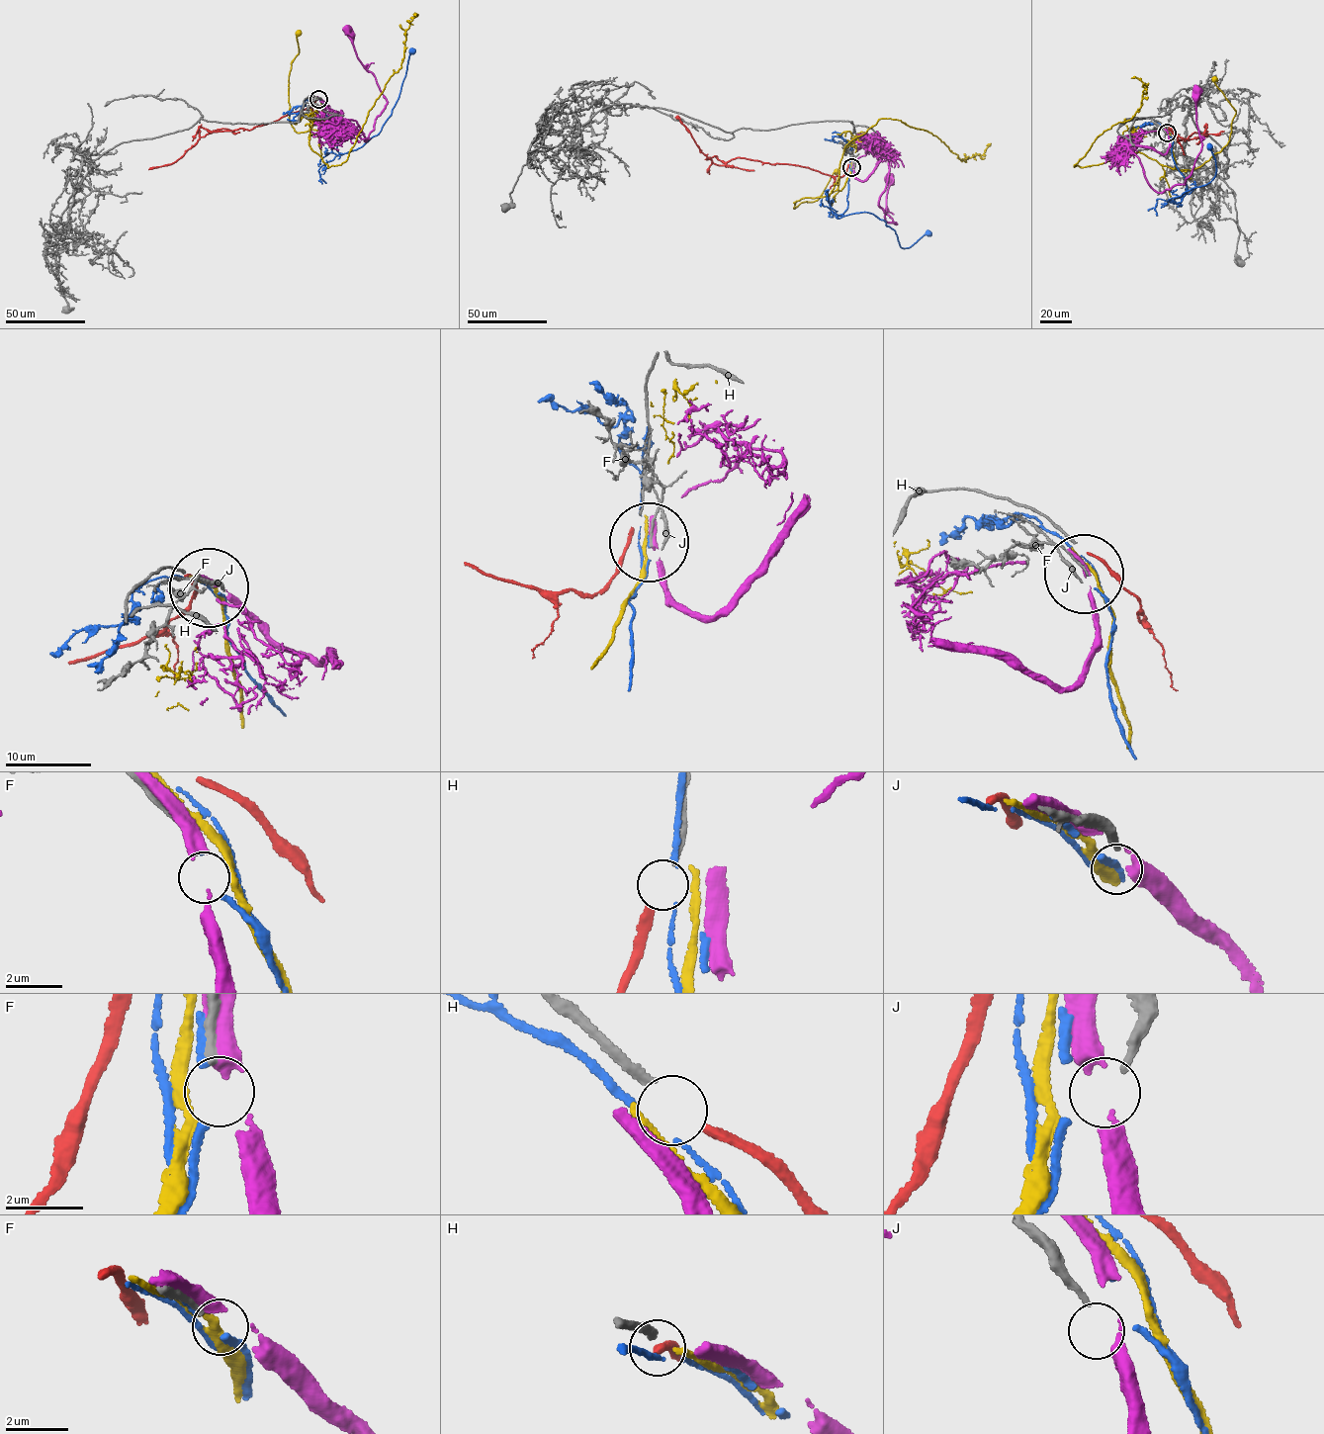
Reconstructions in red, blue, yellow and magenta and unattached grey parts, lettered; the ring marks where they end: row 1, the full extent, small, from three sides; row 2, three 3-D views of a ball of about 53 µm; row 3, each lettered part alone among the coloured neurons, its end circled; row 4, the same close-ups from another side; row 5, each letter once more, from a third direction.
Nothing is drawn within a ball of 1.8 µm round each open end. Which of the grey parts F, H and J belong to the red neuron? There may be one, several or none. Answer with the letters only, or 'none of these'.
H

